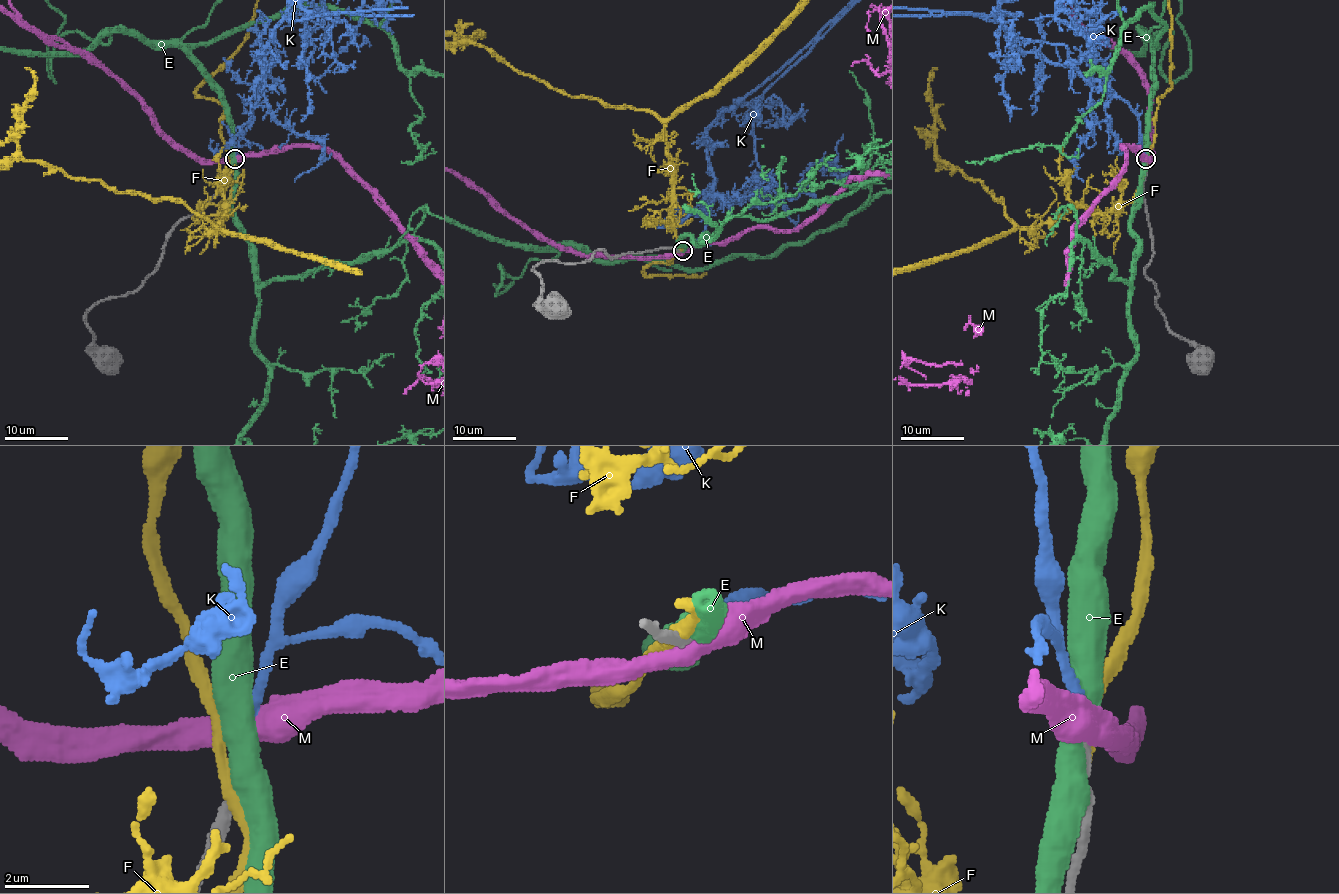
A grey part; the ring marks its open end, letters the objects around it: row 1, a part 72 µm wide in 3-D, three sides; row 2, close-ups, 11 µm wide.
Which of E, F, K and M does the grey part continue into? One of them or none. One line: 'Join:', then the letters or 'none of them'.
Join: K

